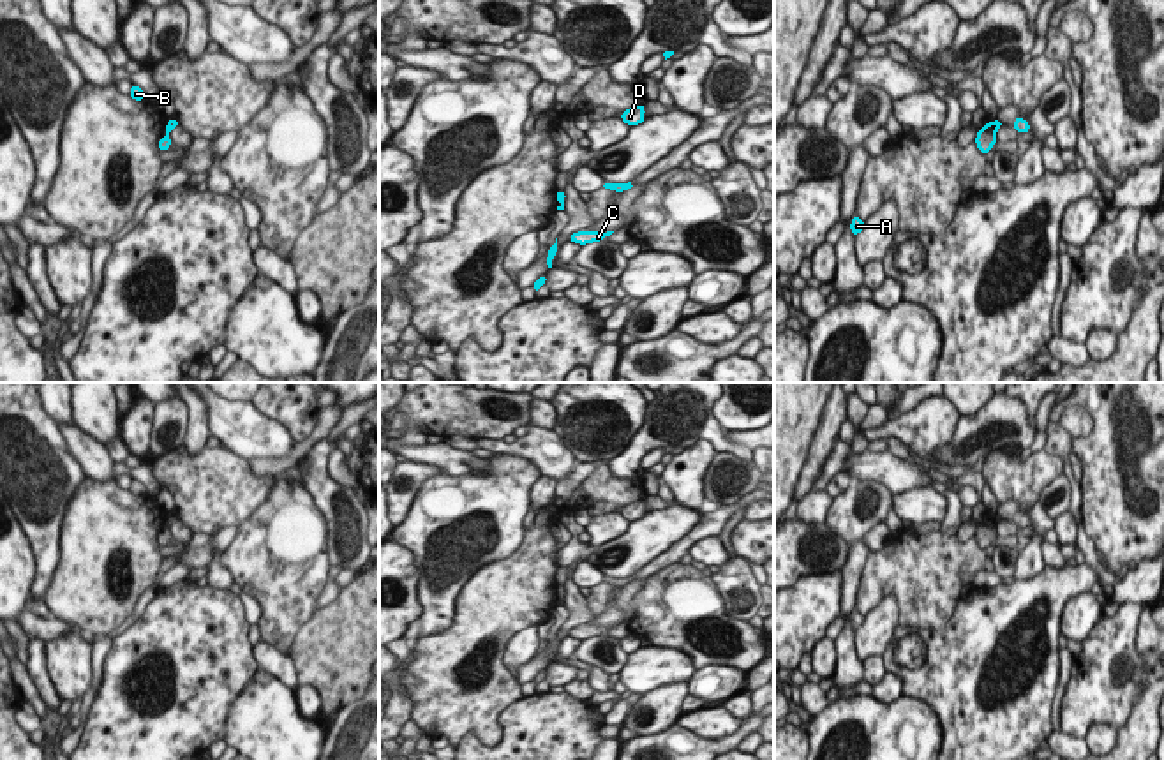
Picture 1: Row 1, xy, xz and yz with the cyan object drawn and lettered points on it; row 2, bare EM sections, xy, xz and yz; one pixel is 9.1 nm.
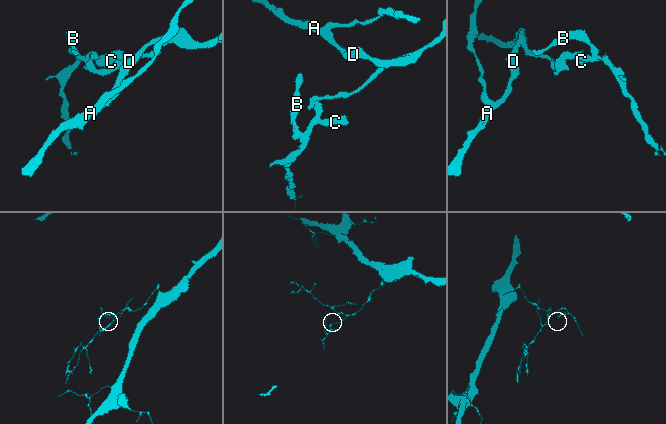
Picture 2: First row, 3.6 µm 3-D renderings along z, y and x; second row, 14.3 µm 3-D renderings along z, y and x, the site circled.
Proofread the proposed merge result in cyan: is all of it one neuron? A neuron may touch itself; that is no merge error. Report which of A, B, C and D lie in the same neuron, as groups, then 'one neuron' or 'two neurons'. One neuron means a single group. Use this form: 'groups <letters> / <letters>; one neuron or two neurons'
groups A D / B C; two neurons

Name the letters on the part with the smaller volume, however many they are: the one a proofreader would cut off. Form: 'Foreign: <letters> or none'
Foreign: B, C

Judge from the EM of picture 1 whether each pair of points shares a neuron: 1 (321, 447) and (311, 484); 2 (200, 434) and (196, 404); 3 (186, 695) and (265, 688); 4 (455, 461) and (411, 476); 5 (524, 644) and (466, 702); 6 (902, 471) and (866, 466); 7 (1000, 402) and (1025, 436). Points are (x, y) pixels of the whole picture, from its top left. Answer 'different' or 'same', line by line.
1: same
2: same
3: different
4: different
5: different
6: same
7: same

